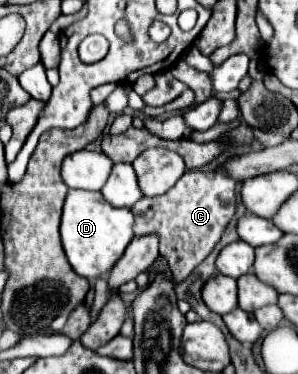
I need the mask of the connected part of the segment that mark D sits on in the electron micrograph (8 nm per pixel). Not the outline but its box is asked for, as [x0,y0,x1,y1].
[61,189,133,281]

